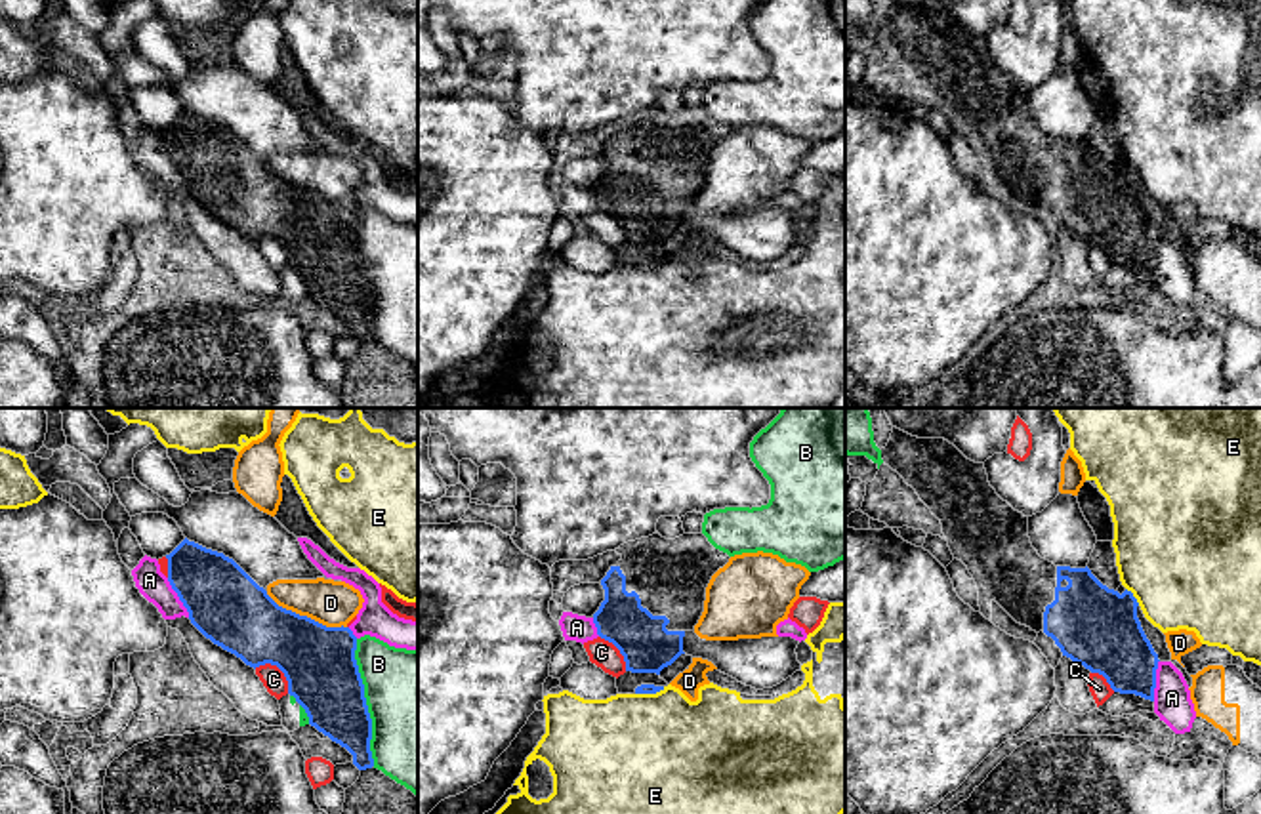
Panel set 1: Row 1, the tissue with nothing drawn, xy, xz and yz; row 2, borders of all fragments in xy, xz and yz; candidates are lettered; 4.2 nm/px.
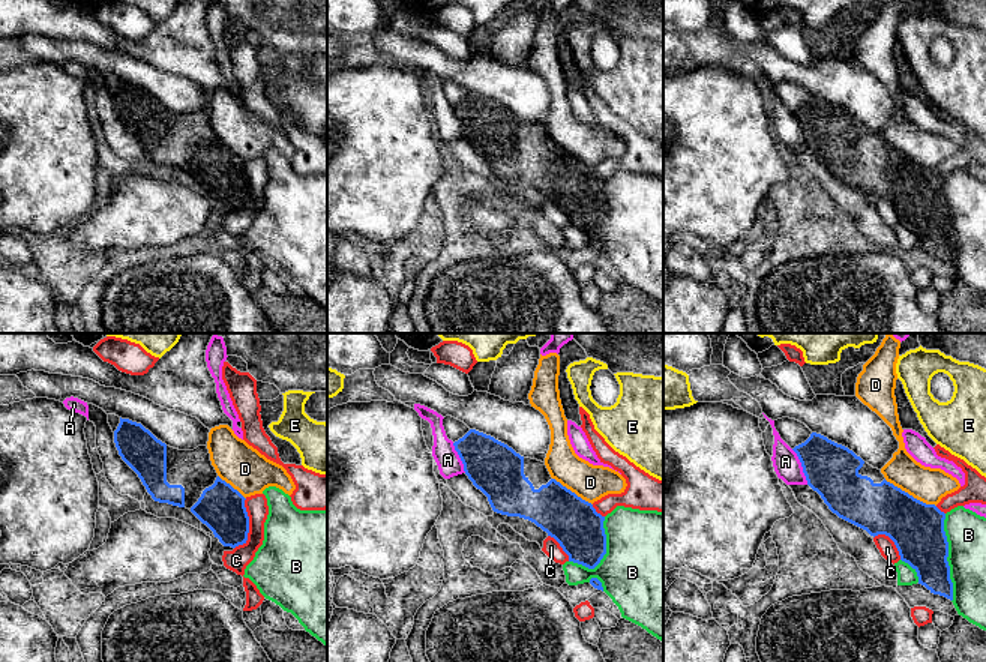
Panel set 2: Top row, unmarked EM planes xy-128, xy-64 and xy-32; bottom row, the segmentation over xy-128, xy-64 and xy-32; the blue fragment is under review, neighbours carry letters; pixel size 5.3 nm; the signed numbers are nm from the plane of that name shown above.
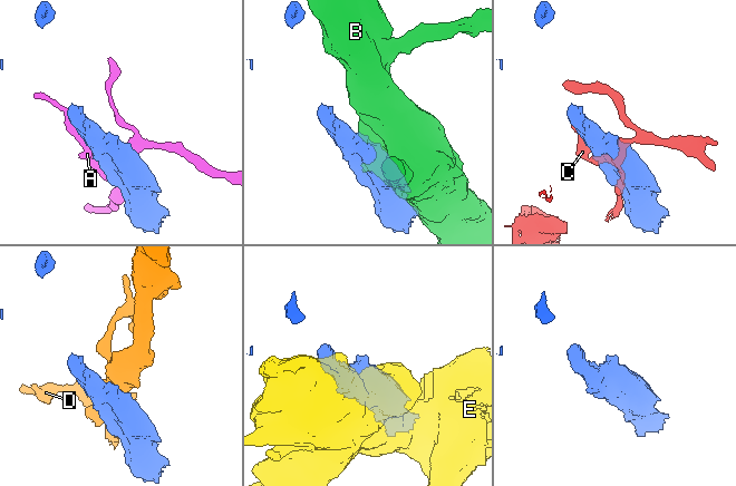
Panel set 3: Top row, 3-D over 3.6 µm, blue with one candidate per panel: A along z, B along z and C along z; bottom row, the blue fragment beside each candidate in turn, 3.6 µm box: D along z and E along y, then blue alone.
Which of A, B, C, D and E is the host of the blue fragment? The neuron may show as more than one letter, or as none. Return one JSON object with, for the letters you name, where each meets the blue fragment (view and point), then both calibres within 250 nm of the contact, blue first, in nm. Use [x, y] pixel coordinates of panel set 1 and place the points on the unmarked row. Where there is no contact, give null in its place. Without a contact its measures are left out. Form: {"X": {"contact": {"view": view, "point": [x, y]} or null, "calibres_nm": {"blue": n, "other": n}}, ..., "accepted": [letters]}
{"accepted": []}

